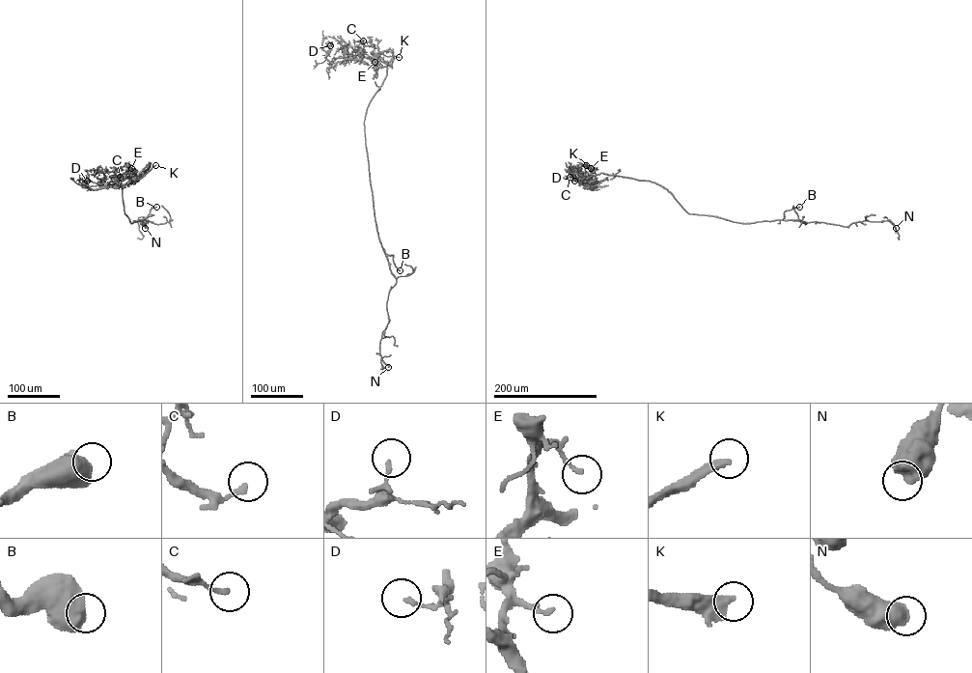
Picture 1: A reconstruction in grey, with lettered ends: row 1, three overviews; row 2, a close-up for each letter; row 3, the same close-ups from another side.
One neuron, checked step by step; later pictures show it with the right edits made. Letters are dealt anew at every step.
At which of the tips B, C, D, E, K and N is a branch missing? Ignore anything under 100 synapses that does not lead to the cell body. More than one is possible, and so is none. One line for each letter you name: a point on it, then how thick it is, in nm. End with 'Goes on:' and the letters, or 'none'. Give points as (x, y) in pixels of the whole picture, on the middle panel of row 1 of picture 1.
K: at (399, 57); 360 nm thick
Goes on: K

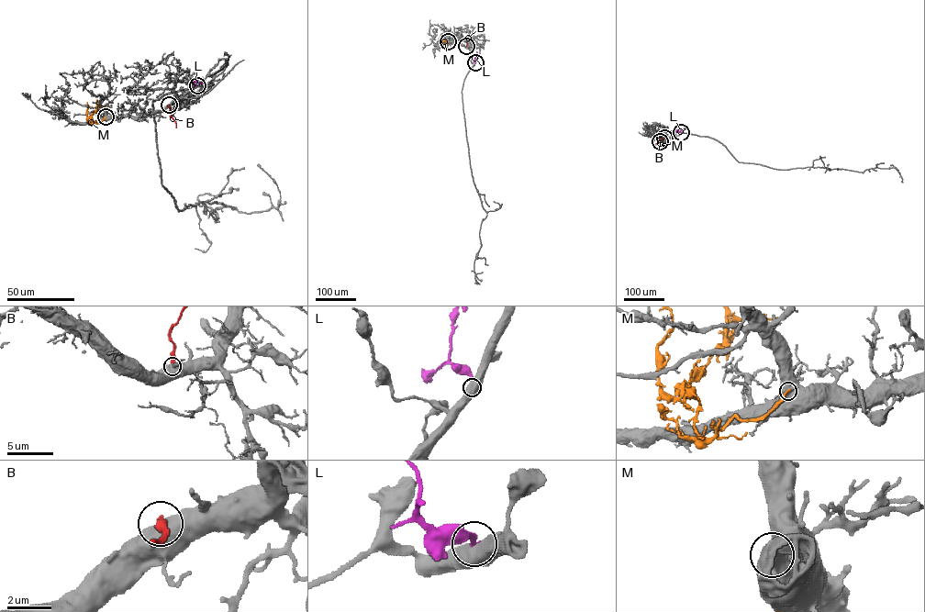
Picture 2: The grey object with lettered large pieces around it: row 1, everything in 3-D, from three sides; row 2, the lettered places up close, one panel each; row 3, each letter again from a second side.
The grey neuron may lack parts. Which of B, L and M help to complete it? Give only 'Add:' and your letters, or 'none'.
Add: none

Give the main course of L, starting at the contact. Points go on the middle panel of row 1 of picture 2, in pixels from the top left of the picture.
L: (475, 62), (476, 51)

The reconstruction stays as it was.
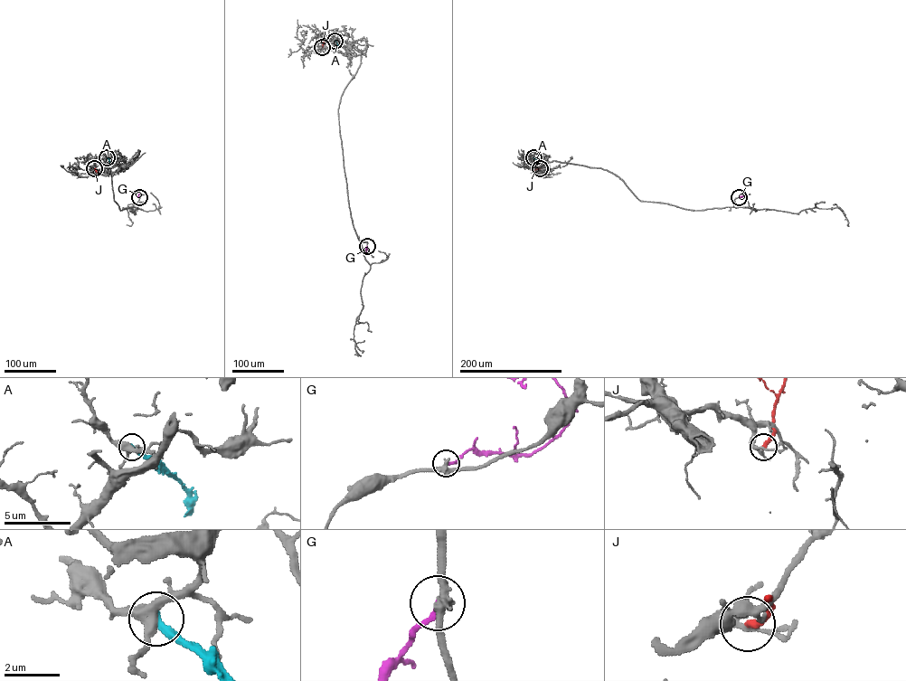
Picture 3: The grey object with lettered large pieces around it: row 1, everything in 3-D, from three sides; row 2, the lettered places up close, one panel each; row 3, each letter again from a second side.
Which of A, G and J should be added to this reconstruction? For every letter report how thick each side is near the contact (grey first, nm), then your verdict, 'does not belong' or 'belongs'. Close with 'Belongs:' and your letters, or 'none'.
A: 360/320 nm | does not belong
G: 340/200 nm | does not belong
J: 200/280 nm | does not belong
Belongs: none

